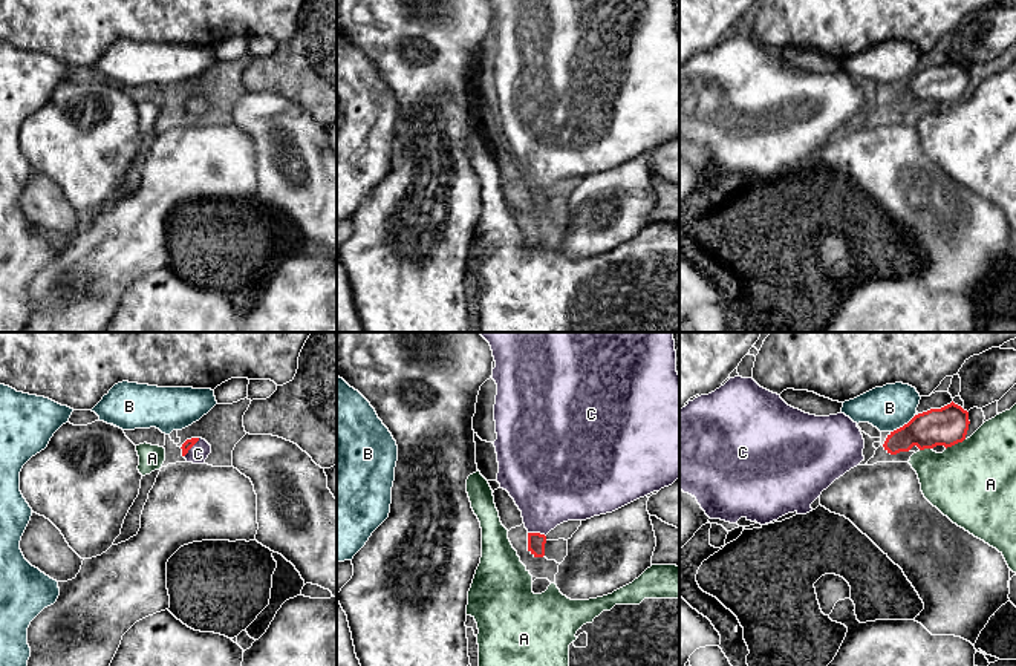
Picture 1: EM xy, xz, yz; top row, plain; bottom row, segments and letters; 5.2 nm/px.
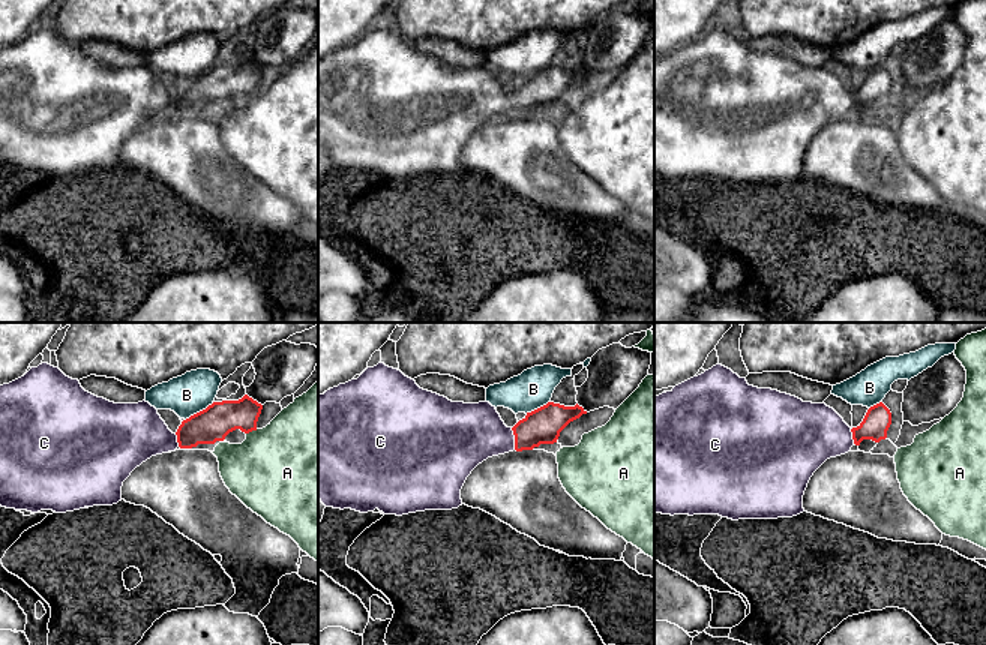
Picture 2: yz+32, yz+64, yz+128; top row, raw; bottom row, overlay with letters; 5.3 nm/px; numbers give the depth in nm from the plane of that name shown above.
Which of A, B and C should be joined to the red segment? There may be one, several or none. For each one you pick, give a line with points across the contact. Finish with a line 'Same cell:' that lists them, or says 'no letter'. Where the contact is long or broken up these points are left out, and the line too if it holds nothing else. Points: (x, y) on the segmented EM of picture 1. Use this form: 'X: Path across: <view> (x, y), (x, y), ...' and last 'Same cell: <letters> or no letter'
C: Path across: xy (188, 443), (192, 446), (198, 453)
Same cell: C

